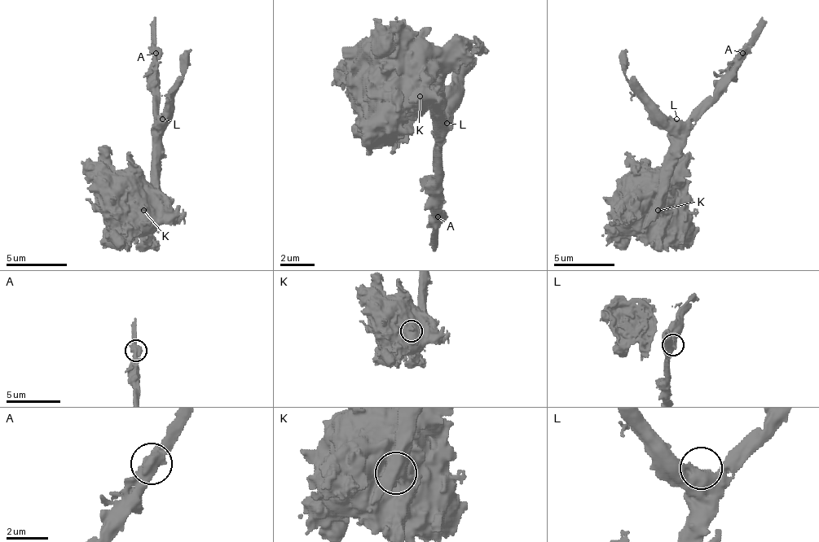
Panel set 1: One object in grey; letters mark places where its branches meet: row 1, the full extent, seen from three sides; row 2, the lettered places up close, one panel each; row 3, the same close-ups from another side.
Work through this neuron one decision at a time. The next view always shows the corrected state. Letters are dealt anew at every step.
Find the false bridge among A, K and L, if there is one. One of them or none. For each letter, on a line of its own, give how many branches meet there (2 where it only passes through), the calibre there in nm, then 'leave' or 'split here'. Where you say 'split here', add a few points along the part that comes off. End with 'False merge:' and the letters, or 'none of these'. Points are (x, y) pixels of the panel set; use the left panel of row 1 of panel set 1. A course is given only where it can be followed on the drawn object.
A: branches 2; calibre 600 nm; leave
K: branches 2; calibre 850 nm; split here; course (144, 209), (153, 146), (156, 16)
L: branches 1; calibre 850 nm; leave
False merge: K

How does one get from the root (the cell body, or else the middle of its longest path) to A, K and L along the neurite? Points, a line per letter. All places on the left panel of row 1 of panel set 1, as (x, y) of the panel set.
A: (120, 198), (132, 179), (147, 182), (153, 173), (153, 55), (156, 52)
K: (120, 198), (132, 179), (141, 191), (141, 207), (144, 209)
L: (120, 198), (132, 179), (141, 182), (150, 179), (153, 173), (156, 124), (162, 119)

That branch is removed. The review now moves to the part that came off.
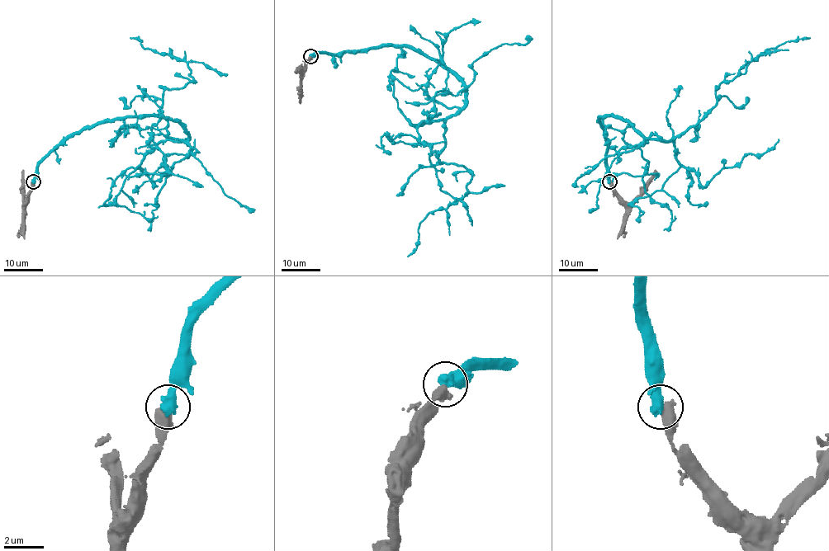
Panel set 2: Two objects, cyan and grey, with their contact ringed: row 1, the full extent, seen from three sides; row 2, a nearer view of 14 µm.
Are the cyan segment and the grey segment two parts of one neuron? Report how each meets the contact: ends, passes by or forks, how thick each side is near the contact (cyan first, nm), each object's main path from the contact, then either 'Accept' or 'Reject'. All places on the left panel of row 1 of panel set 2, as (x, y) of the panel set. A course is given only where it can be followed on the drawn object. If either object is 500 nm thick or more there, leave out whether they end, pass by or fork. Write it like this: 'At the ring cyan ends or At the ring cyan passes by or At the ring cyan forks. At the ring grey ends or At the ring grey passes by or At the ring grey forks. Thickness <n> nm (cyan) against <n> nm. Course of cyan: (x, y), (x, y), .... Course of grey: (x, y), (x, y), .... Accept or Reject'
Thickness 600 nm (cyan) against 600 nm. Course of cyan: (33, 181), (99, 124), (168, 116), (188, 138), (172, 141), (160, 110), (191, 70), (130, 38). Course of grey: (33, 181), (29, 197), (23, 202), (22, 170). Reject

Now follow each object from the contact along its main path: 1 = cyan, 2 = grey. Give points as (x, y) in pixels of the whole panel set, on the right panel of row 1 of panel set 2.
1: (609, 181), (599, 118), (619, 116), (647, 138), (670, 141), (717, 102), (723, 81), (769, 49), (810, 38)
2: (609, 181), (610, 188), (620, 197), (631, 202), (655, 170)

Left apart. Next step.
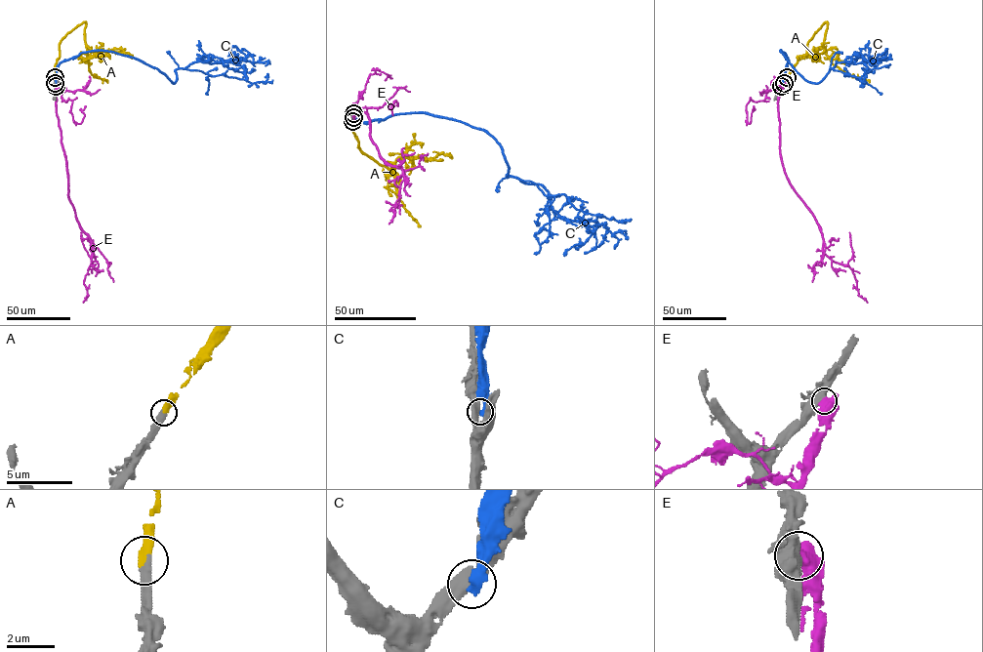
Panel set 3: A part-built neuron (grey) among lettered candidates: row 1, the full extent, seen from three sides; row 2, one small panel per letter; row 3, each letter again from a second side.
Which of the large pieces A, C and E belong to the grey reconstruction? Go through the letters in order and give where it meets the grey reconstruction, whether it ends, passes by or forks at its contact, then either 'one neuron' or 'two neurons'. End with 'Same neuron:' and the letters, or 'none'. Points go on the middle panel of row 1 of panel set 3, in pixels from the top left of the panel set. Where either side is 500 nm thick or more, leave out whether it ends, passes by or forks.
A: meets grey at (352, 121); it ends there; one neuron
C: meets grey at (353, 113); two neurons
E: meets grey at (353, 117); two neurons
Same neuron: A

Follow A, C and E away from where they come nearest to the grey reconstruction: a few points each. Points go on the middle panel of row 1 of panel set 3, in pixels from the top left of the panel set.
A: (352, 121), (359, 148), (392, 173), (393, 168), (396, 193), (403, 207), (420, 226)
C: (353, 113), (428, 113), (484, 130), (507, 175), (541, 184), (561, 217), (597, 224), (564, 256)
E: (353, 117), (354, 109), (367, 115), (379, 154), (402, 169), (404, 179), (389, 224)

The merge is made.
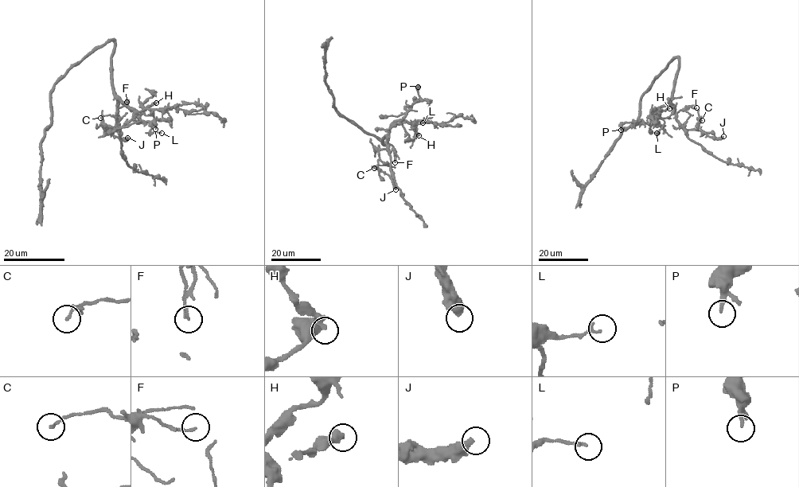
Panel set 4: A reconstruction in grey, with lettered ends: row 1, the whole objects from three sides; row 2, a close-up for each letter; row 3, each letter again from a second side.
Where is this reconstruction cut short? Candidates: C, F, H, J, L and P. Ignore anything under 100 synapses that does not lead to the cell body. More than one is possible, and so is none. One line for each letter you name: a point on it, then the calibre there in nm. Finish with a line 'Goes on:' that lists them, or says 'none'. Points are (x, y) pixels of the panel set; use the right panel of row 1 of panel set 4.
Goes on: none

